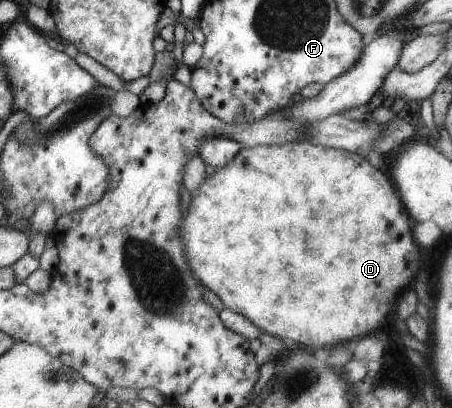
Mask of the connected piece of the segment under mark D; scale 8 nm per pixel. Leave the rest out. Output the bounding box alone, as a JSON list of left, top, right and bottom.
[179,140,420,348]

